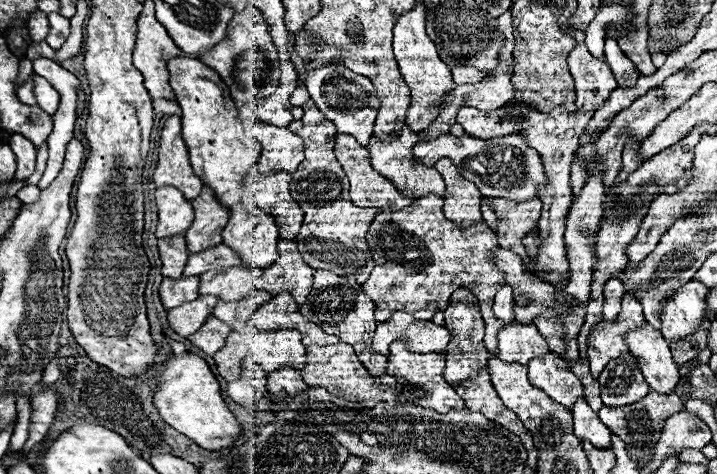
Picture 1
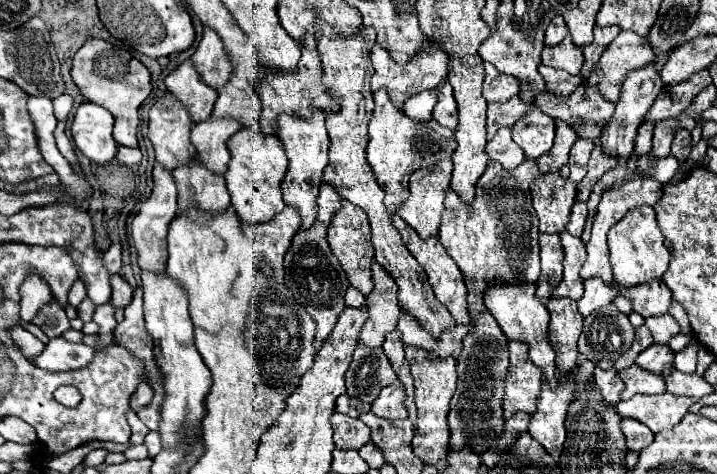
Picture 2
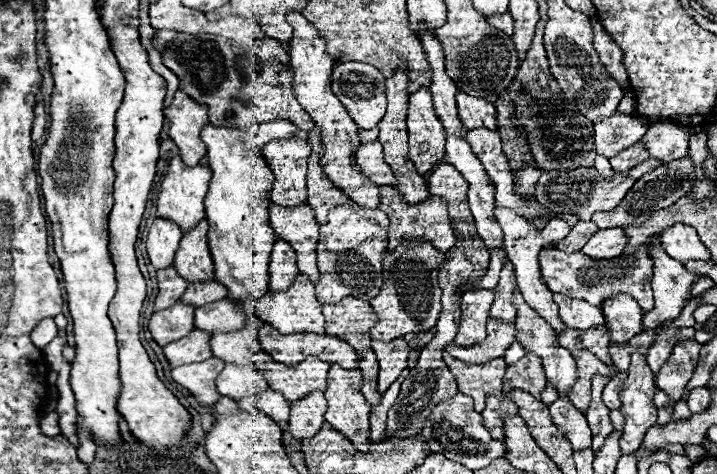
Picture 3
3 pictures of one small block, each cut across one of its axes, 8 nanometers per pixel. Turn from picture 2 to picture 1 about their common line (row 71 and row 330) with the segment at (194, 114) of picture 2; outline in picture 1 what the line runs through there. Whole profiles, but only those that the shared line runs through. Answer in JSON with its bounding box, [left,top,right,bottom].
[168,296,218,336]

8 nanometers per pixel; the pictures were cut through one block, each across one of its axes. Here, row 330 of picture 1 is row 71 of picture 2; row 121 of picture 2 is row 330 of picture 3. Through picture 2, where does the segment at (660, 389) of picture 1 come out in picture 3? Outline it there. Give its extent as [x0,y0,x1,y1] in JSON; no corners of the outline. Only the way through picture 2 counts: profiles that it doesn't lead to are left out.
[602,294,644,344]

